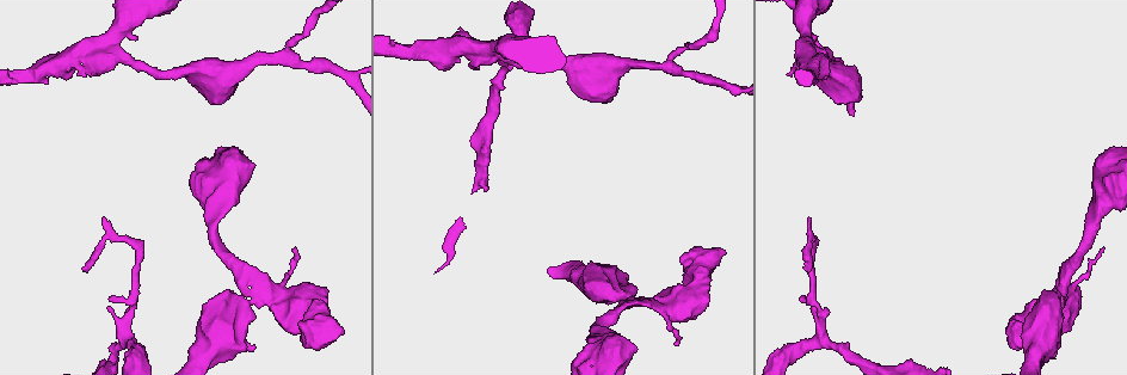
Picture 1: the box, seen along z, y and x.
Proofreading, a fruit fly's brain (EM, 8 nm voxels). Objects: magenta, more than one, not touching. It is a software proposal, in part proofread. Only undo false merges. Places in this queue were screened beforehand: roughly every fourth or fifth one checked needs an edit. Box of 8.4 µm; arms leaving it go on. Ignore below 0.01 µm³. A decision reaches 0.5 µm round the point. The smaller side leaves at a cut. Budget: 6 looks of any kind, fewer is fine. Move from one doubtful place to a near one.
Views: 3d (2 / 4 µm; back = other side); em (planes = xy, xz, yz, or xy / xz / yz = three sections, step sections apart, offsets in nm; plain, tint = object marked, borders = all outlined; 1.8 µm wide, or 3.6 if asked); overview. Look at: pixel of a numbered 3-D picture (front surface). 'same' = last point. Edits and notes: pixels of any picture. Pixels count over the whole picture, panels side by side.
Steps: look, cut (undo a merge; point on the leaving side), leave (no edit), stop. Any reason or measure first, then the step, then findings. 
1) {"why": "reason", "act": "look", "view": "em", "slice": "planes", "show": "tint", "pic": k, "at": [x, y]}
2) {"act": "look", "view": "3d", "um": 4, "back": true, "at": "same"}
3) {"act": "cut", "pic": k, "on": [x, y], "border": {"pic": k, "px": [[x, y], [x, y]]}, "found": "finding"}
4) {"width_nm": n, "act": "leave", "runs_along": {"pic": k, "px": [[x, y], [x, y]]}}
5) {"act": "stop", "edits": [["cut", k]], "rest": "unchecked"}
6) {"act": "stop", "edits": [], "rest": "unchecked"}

{"why": "branch point", "act": "look", "view": "3d", "um": 2, "pic": 1, "at": [817, 339]}

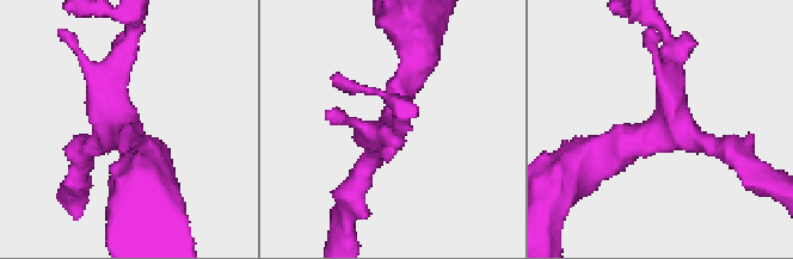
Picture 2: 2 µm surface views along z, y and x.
{"act": "look", "view": "em", "um": 3.6, "slice": "planes", "show": "plain", "pic": 2, "at": [125, 121]}

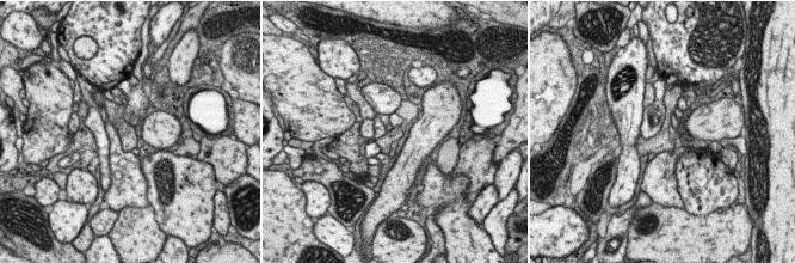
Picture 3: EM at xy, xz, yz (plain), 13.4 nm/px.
{"why": "with the object marked", "act": "look", "view": "em", "um": 3.6, "slice": "planes", "show": "tint", "at": "same"}

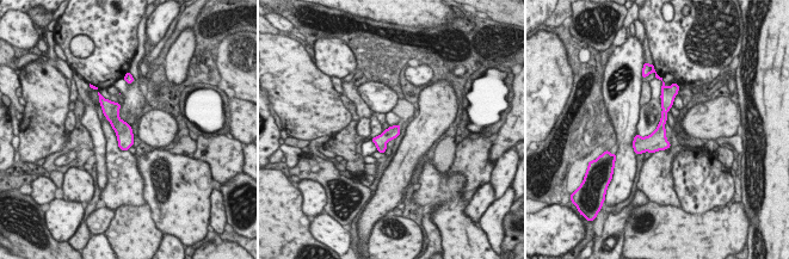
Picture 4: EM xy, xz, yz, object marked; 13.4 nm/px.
{"width_nm": 180, "act": "leave", "runs_along": {"pic": 4, "px": [[666, 99], [660, 131], [638, 149]]}, "found": "all the same neuron"}

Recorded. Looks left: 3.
{"why": "sharp bend", "act": "look", "view": "3d", "um": 2, "pic": 1, "at": [815, 248]}

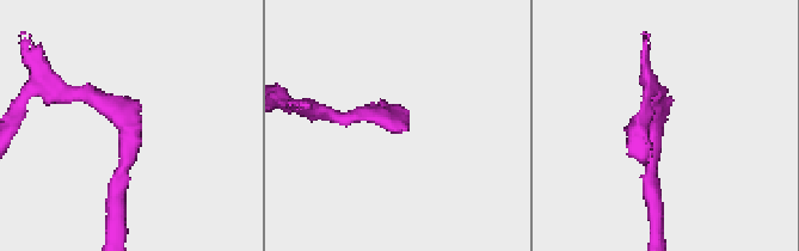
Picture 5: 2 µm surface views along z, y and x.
{"act": "look", "view": "em", "slice": "yz", "step": 8, "show": "tint", "pic": 5, "at": [116, 118]}

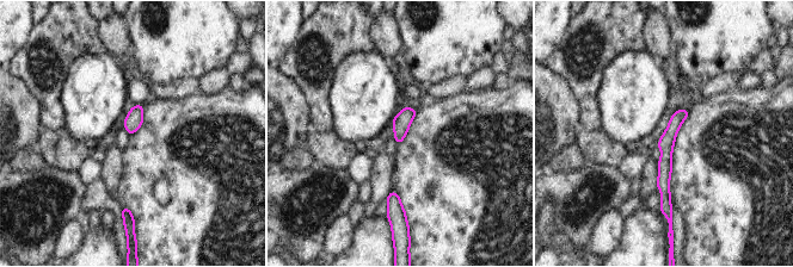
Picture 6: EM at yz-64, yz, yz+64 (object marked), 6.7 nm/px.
{"width_nm": 100, "act": "leave", "runs_along": {"pic": 6, "px": [[684, 112], [667, 141], [663, 204]]}, "found": "continuous, no second neuron"}

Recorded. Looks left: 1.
{"act": "stop", "edits": [], "rest": "unchecked"}

